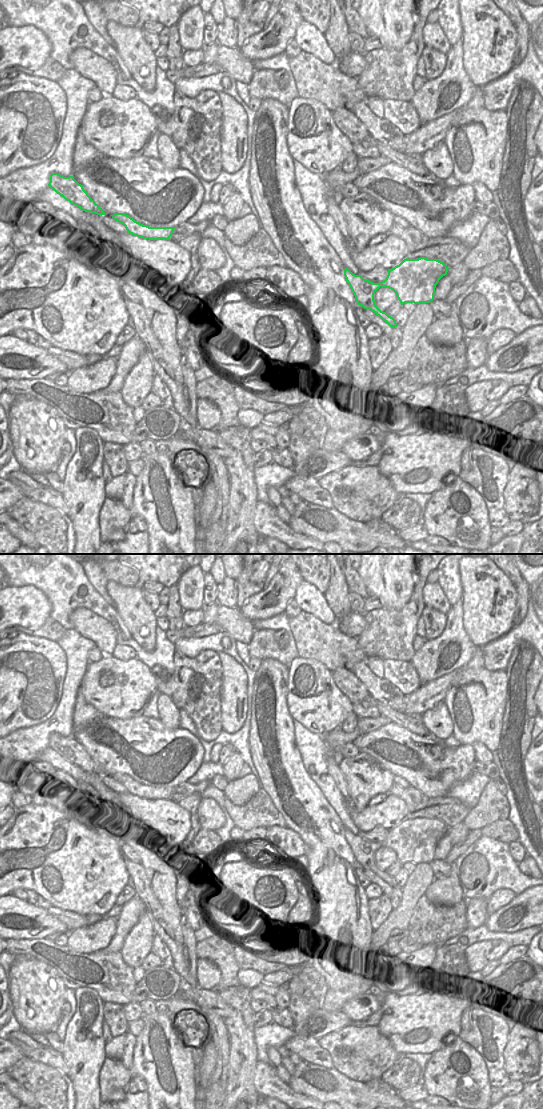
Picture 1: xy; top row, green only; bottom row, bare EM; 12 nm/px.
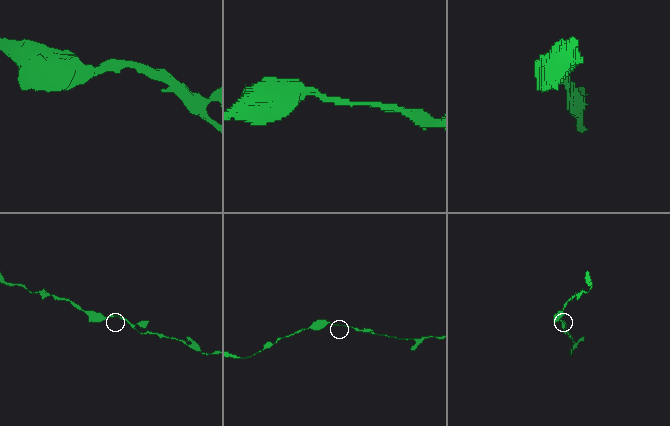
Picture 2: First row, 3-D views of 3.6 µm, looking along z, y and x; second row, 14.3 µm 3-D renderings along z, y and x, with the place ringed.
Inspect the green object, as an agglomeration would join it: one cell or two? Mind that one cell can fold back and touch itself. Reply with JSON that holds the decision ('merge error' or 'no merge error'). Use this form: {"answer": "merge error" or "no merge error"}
{"answer": "no merge error"}

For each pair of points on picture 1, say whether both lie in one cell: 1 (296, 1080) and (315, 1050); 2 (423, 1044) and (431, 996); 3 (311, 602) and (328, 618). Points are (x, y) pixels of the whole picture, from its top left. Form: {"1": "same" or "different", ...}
{"1": "different", "2": "same", "3": "same"}

